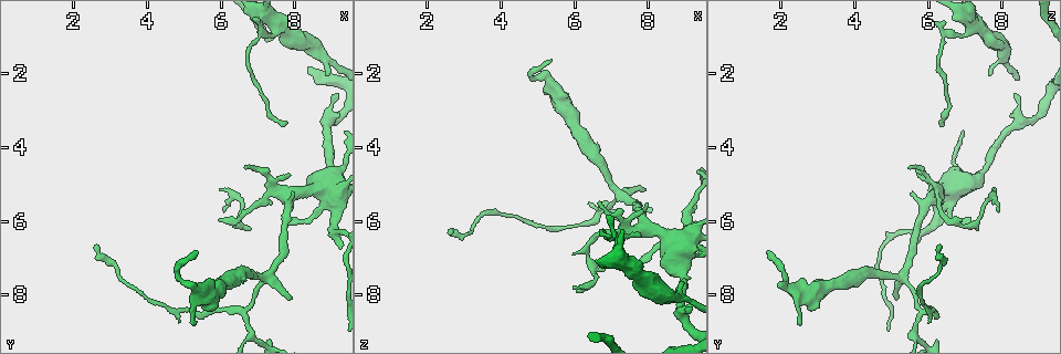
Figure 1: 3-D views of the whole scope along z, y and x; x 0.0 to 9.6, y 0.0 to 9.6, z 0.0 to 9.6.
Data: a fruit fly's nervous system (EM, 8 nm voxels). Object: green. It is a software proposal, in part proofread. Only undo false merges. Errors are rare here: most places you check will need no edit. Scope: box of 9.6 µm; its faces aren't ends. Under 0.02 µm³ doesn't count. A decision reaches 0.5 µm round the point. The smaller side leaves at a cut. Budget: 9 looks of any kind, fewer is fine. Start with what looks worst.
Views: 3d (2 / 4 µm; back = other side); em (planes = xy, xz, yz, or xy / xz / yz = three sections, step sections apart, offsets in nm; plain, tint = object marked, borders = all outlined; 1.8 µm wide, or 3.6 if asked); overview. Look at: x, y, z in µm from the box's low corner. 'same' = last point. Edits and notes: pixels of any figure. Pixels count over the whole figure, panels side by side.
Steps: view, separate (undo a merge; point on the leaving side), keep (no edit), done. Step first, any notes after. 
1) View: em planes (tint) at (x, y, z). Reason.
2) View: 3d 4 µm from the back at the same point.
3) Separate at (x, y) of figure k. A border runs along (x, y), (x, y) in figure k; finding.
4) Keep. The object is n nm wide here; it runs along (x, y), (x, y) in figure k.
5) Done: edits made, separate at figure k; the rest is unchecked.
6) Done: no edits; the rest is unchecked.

View: 3d 4 µm at (6.80, 8.20, 5.75). Three arms meet.

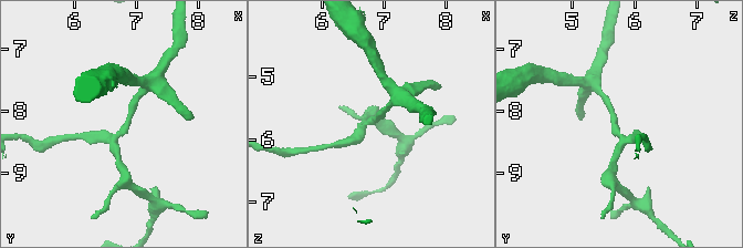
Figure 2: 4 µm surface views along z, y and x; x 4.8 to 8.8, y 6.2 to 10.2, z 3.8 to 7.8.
View: em planes (borders) at (6.80, 8.20, 5.70). 3 arms meet here.

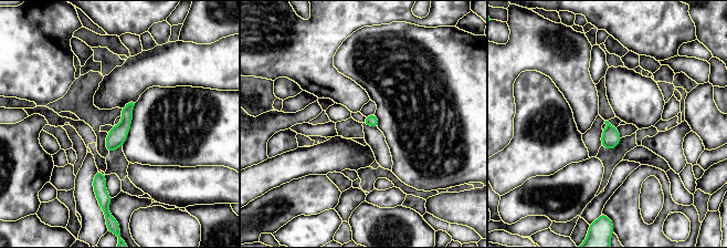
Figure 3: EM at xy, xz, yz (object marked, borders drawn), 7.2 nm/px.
Keep. The object is 90 nm wide here; it runs along (130, 105), (126, 123), (109, 148) in figure 3; all the same neuron.

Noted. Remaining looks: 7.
View: 3d 2 µm at (7.05, 0.90, 6.45). Abrupt turn.

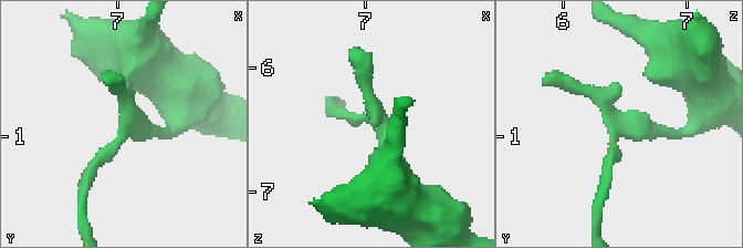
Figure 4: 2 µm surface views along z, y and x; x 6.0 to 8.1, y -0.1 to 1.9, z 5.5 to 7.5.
View: em planes (tint) at (7.08, 0.94, 6.48). Now the EM.

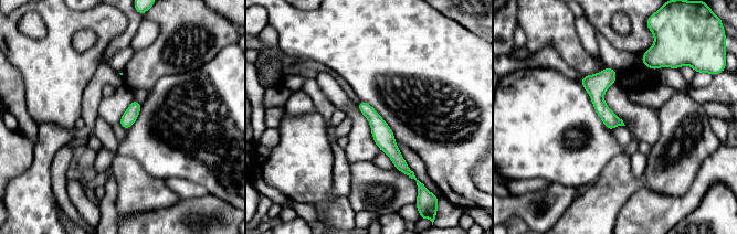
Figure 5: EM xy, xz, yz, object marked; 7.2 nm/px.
Keep. It runs along (361, 104), (408, 172) in figure 5; continuous, no second neuron.

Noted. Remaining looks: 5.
View: em planes (tint) at (6.45, 6.15, 7.25). Sharp bend.

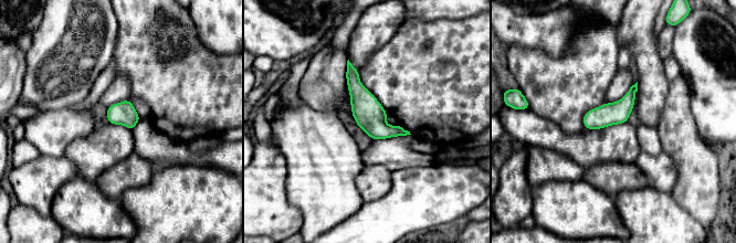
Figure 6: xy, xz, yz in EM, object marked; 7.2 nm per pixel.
Keep. It runs along (349, 66), (366, 109), (403, 133) in figure 6; continuous, no second neuron.

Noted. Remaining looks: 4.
View: em xz step 4 (tint) at (5.50, 7.95, 2.50).

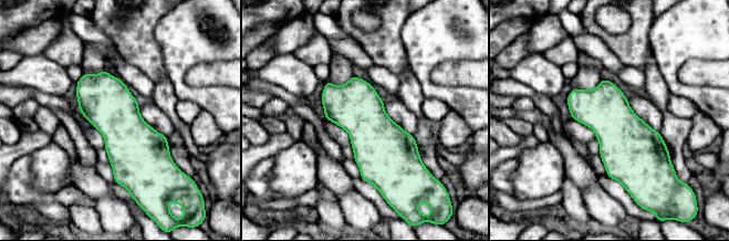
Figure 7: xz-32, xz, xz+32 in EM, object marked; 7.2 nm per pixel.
View: em planes (tint) at the same point.

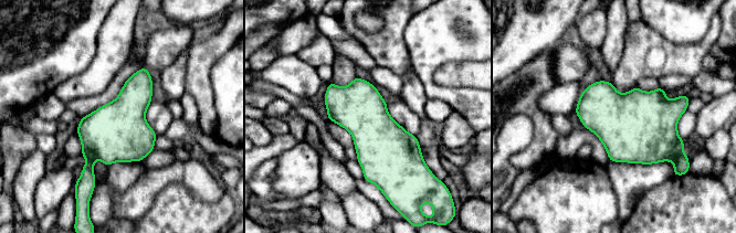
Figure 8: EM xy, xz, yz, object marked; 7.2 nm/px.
Keep. Continuous, no second neuron.

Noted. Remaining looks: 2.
Done: no edits; the rest is unchecked.

